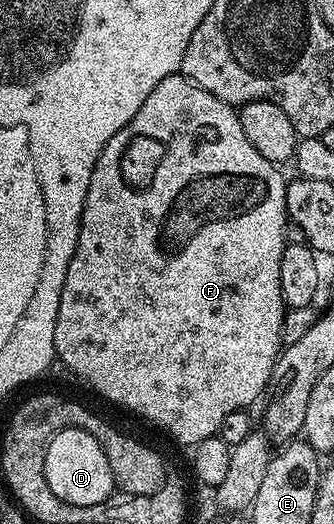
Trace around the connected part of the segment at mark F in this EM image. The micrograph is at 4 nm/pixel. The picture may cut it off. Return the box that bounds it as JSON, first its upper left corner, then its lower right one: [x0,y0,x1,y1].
[54,73,290,445]

